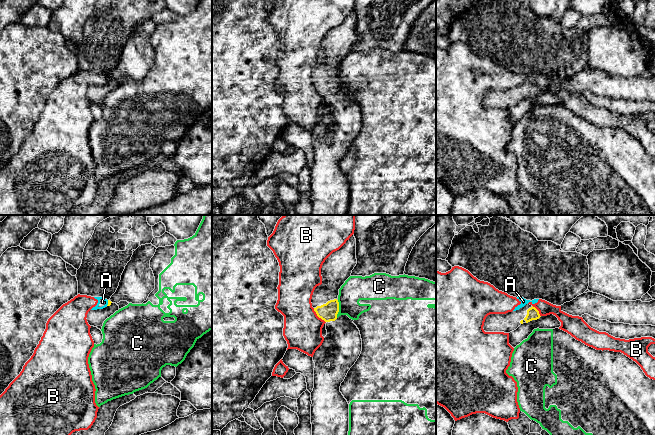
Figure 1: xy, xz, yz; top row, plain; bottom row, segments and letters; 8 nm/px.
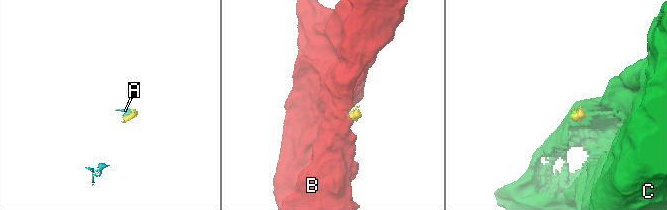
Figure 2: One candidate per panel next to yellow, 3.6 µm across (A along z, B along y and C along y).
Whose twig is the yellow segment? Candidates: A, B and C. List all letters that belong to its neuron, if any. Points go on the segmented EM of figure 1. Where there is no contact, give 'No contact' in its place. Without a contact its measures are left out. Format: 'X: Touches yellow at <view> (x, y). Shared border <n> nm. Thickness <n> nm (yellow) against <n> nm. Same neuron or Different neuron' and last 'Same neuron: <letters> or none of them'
A: Touches yellow at xy (108, 303). Shared border 50 nm. Thickness 30 nm (yellow) against 80 nm. Different neuron
B: Touches yellow at xz (318, 316). Shared border 160 nm. Thickness 150 nm (yellow) against 300 nm. Different neuron
C: Touches yellow at xz (338, 309). Shared border 140 nm. Thickness 150 nm (yellow) against 200 nm. Different neuron
Same neuron: none of them

